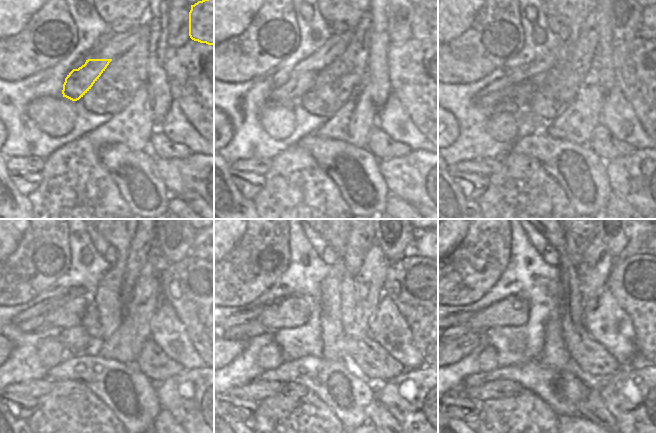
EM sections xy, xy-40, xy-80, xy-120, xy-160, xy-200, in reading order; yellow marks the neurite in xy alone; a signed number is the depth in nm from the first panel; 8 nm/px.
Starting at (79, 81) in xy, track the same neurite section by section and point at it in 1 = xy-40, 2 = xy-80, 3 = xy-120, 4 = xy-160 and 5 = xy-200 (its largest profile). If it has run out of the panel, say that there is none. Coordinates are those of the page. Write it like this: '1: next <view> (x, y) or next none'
1: next xy-40 (298, 84)
2: next xy-80 (492, 99)
3: next xy-120 (36, 324)
4: next xy-160 (252, 328)
5: next xy-200 (459, 331)

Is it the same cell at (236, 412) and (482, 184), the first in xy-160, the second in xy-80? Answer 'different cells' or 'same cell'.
same cell

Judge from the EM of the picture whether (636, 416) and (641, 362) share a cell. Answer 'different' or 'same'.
different

